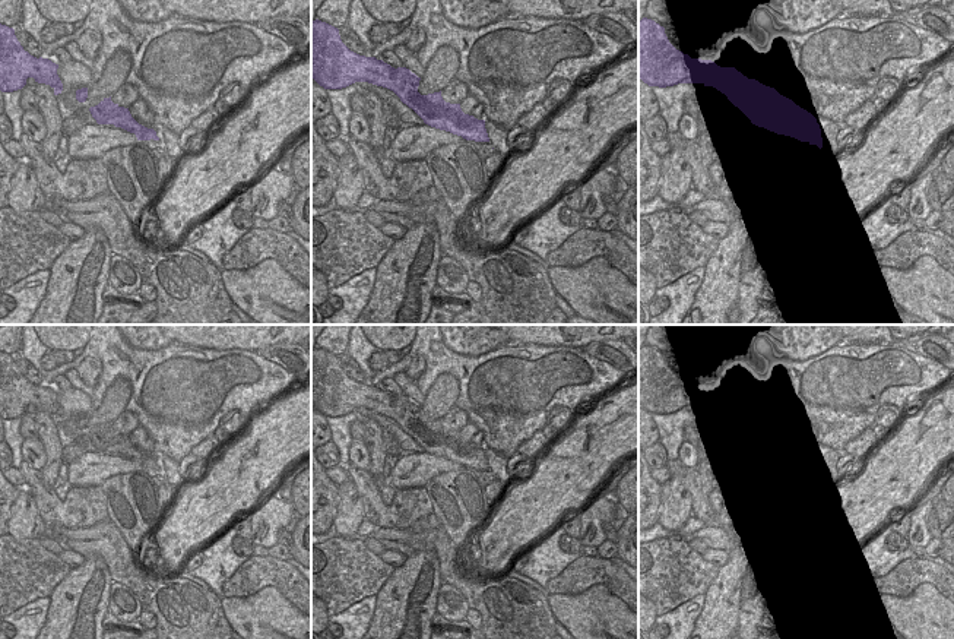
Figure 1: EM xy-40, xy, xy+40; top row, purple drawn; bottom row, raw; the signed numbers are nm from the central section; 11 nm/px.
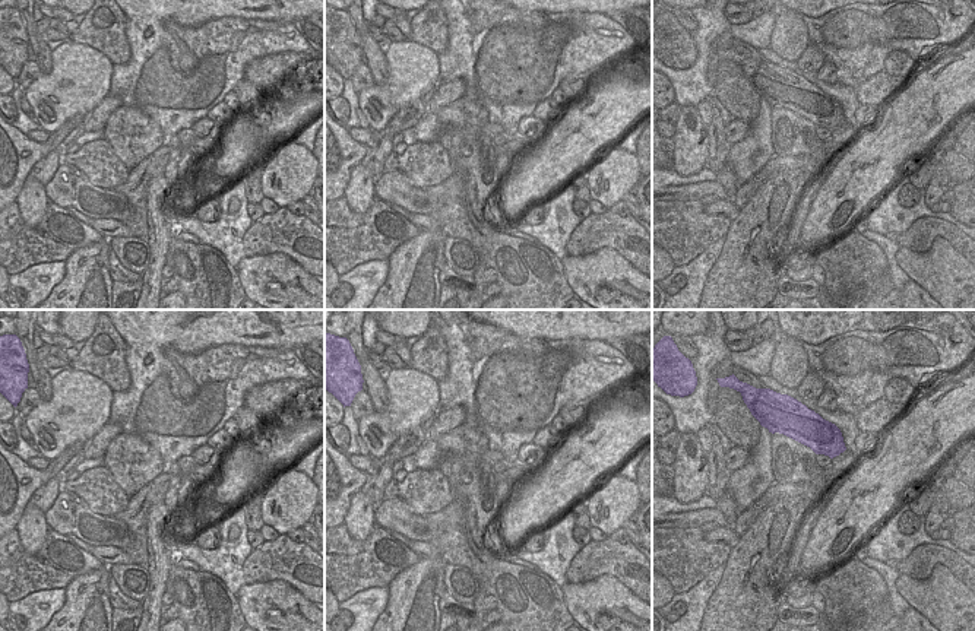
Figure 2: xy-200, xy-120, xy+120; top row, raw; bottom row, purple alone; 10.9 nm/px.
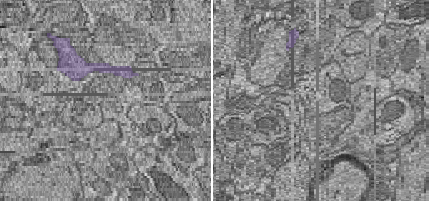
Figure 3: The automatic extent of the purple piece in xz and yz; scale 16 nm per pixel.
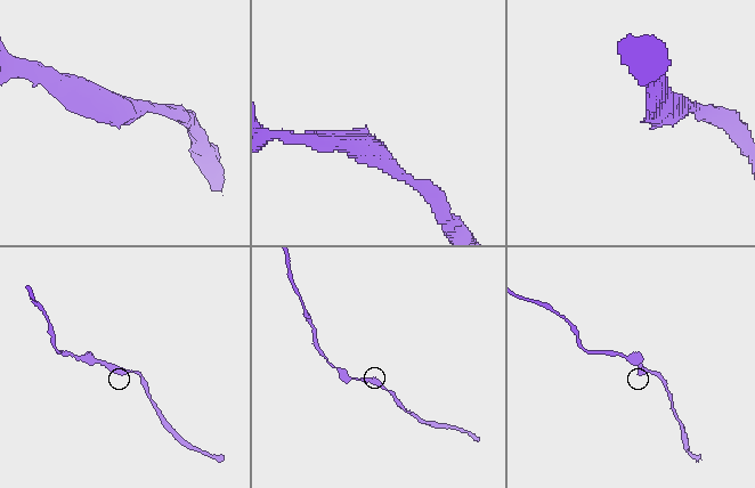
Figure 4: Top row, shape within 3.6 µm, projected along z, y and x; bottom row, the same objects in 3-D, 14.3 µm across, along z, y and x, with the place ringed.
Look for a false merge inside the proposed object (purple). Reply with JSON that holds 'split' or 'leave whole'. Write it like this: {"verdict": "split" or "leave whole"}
{"verdict": "leave whole"}

